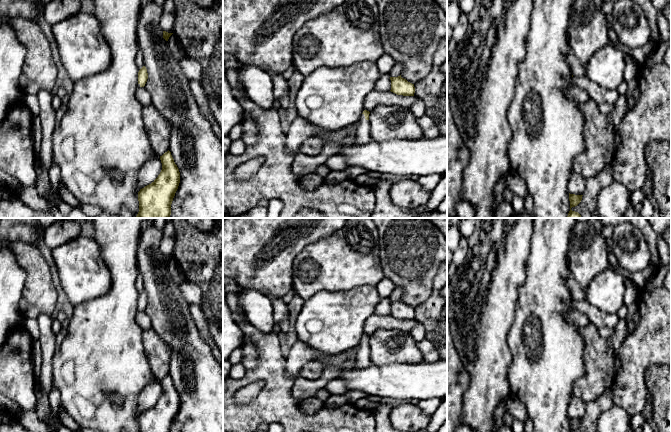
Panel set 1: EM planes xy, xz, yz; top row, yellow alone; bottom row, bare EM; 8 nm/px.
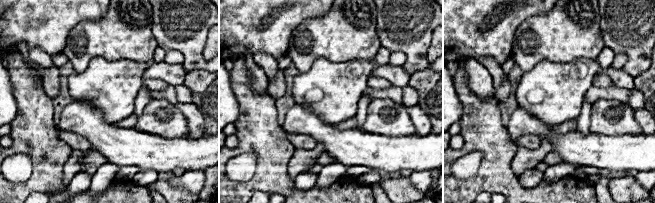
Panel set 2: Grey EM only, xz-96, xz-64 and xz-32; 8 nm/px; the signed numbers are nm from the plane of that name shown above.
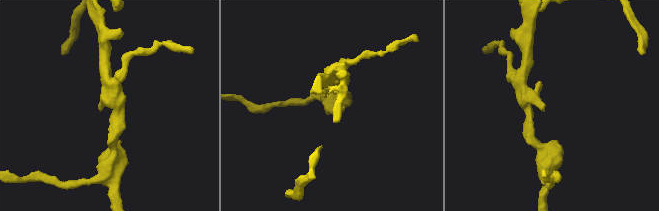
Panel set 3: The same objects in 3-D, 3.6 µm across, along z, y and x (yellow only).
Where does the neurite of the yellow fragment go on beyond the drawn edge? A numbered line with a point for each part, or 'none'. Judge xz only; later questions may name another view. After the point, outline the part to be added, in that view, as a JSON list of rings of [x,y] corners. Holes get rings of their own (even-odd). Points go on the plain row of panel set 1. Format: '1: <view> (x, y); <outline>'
1: xz (363, 360); [[[364,338],[361,339],[359,350],[356,355],[355,365],[357,368],[367,368],[372,364],[370,360],[370,345],[365,343]]]

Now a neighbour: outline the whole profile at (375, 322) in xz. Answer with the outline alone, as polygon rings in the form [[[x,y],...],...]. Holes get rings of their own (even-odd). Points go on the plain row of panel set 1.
[[[374,313],[364,324],[364,334],[371,336],[380,329],[410,332],[415,325],[415,320],[397,319],[391,315],[379,316]]]

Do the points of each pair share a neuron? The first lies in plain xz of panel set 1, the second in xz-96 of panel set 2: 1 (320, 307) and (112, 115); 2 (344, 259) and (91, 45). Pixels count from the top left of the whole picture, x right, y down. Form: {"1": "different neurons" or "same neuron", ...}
{"1": "same neuron", "2": "same neuron"}

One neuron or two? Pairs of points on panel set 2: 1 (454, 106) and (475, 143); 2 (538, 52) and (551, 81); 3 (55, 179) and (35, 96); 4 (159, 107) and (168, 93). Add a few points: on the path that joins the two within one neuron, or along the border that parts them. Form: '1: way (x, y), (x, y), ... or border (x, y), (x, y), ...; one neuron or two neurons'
1: border (457, 94), (462, 106), (460, 121); two neurons
2: border (564, 62), (541, 60), (530, 70), (524, 72); two neurons
3: way (48, 158), (47, 150), (35, 134), (35, 117); one neuron
4: border (153, 98), (162, 98), (175, 105); two neurons

